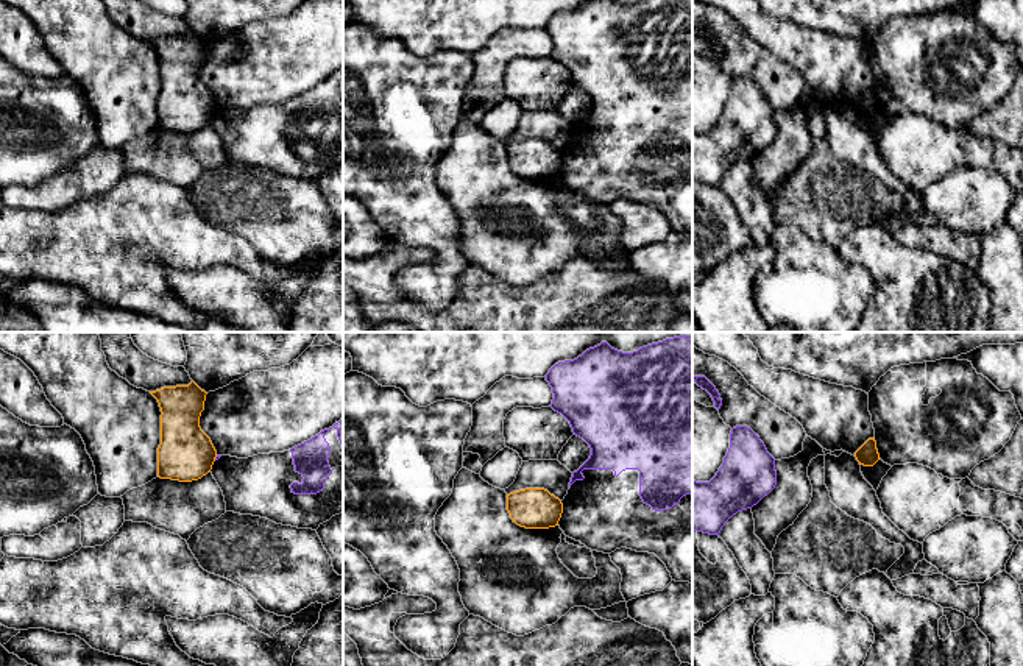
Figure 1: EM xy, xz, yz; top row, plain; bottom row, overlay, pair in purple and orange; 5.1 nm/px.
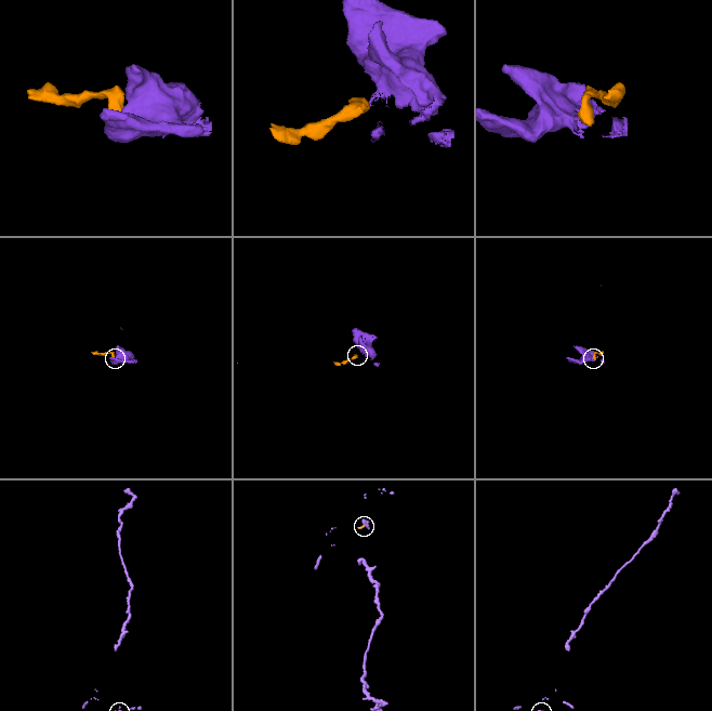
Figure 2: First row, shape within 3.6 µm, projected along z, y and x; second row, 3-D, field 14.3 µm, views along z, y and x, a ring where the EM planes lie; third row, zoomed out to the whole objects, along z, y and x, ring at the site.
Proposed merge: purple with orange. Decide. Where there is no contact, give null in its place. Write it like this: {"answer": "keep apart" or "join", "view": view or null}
{"answer": "keep apart", "view": "xy"}

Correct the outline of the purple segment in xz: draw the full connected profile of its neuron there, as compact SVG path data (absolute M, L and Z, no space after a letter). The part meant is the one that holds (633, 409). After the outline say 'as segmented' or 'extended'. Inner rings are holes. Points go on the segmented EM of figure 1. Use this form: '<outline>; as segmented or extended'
M692 335L666 338L633 352L618 351L602 342L574 360L555 363L546 374L546 381L554 393L550 407L561 413L569 421L574 435L583 438L591 448L589 459L572 473L568 494L561 501L560 529L566 537L580 541L591 551L611 554L616 549L627 547L655 554L666 565L672 580L692 583Z; extended

